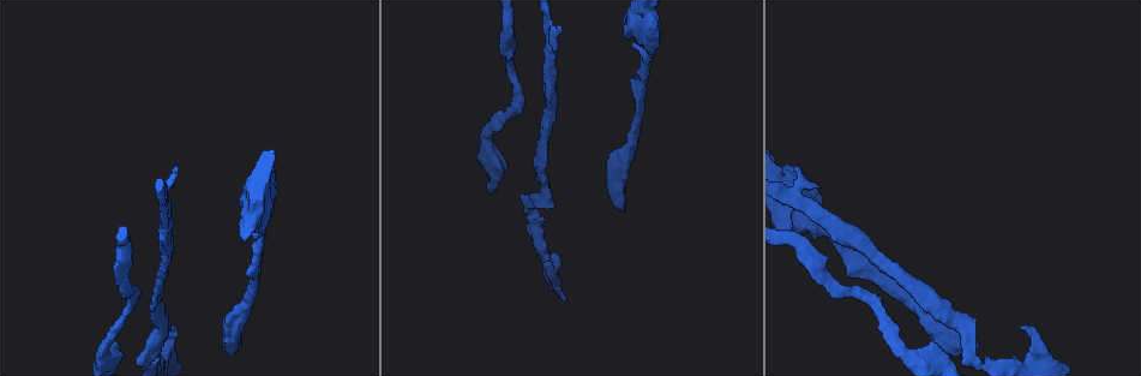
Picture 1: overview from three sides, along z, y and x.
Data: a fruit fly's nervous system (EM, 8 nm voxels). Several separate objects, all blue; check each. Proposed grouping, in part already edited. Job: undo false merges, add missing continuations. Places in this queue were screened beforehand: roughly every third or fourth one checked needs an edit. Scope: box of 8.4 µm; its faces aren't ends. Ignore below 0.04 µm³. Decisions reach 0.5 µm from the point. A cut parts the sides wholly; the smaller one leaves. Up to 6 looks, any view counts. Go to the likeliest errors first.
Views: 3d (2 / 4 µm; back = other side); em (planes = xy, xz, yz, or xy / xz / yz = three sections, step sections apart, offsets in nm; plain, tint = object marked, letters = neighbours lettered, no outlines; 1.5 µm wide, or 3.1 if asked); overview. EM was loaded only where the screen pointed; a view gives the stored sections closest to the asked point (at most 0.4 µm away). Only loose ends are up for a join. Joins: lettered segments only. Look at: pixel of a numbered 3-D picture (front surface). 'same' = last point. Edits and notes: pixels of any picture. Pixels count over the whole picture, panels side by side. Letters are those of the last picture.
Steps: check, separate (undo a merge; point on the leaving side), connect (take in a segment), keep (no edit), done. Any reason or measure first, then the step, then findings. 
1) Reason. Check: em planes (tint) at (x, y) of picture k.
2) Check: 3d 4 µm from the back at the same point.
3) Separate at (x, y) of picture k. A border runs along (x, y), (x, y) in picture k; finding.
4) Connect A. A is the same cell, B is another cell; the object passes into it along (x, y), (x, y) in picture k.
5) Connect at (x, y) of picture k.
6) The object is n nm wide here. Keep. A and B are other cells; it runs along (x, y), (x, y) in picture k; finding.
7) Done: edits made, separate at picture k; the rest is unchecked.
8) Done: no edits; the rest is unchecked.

Free end. Check: em xz step 8 (letters) at (501, 170) of picture 1.

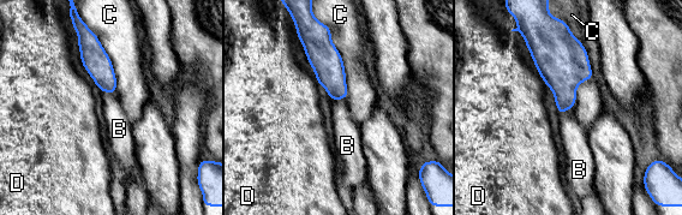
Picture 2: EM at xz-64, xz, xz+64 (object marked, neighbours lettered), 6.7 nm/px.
The object is 150 nm wide here. Keep. B, C and D are other cells; it runs along (304, 18), (342, 96) in picture 2; no lettered segment goes on from it.

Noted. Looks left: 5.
Three arms meet. Check: 3d 2 µm at (645, 56) of picture 1.

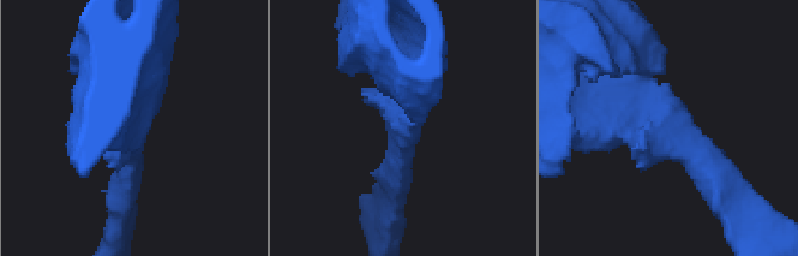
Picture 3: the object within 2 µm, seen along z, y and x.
Now the EM. Check: em planes (plain) at (398, 121) of picture 3.

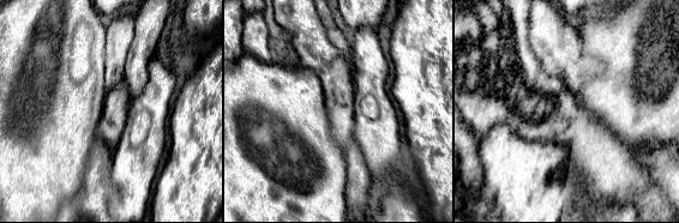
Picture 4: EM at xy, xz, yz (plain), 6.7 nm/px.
See the neighbours. Check: em planes (letters) at the same point.

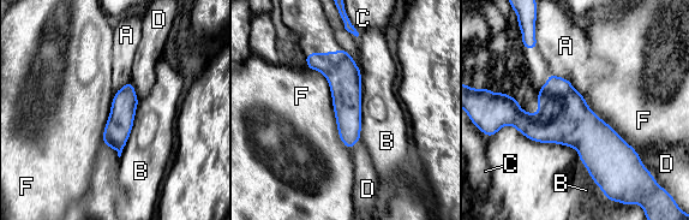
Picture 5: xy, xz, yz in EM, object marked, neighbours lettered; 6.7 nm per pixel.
The object is 180 nm wide here. Keep. A, B, C, D and F are other cells; all the same neuron.

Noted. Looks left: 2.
Done: no edits; the rest is unchecked.

